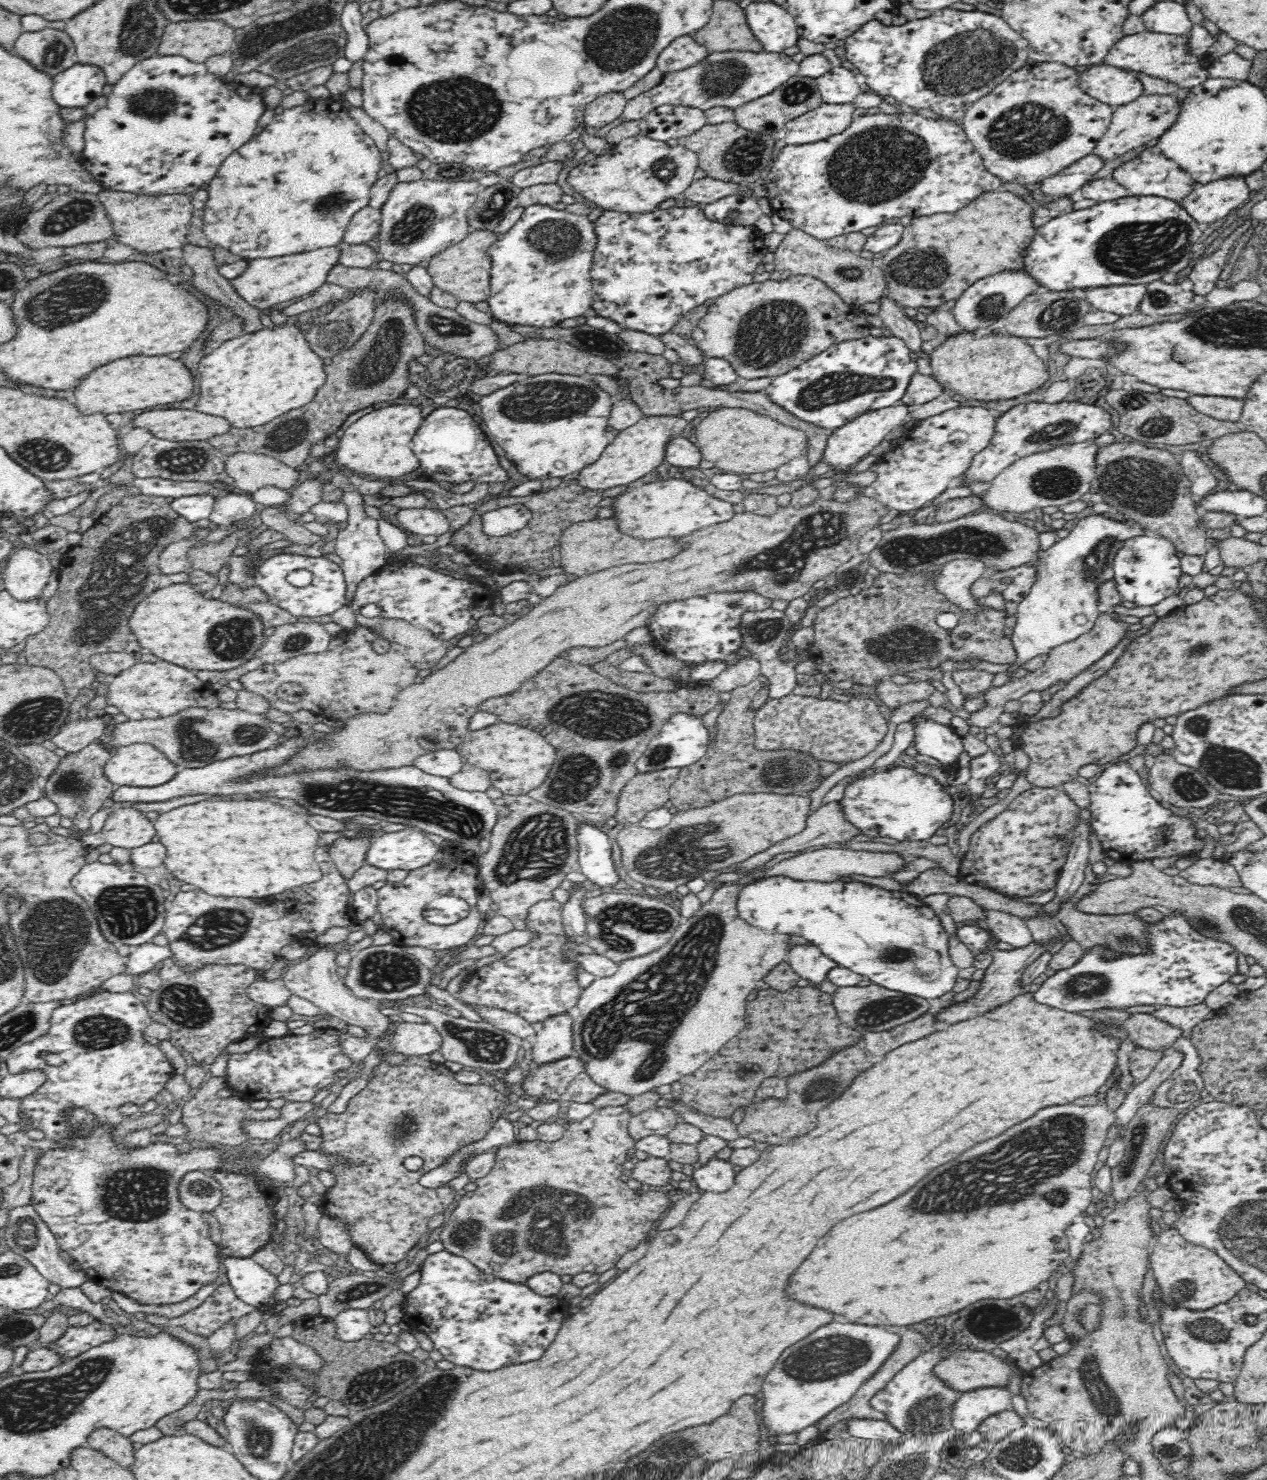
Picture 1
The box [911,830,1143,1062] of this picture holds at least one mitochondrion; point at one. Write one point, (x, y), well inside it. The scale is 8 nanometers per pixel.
(1092, 985)

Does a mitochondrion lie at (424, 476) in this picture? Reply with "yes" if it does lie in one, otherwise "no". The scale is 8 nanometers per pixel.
no

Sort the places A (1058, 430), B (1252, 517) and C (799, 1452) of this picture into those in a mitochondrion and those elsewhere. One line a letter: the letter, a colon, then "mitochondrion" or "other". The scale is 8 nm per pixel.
A: mitochondrion
B: other
C: other

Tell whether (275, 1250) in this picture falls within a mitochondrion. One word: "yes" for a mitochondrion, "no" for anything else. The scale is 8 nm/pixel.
no

